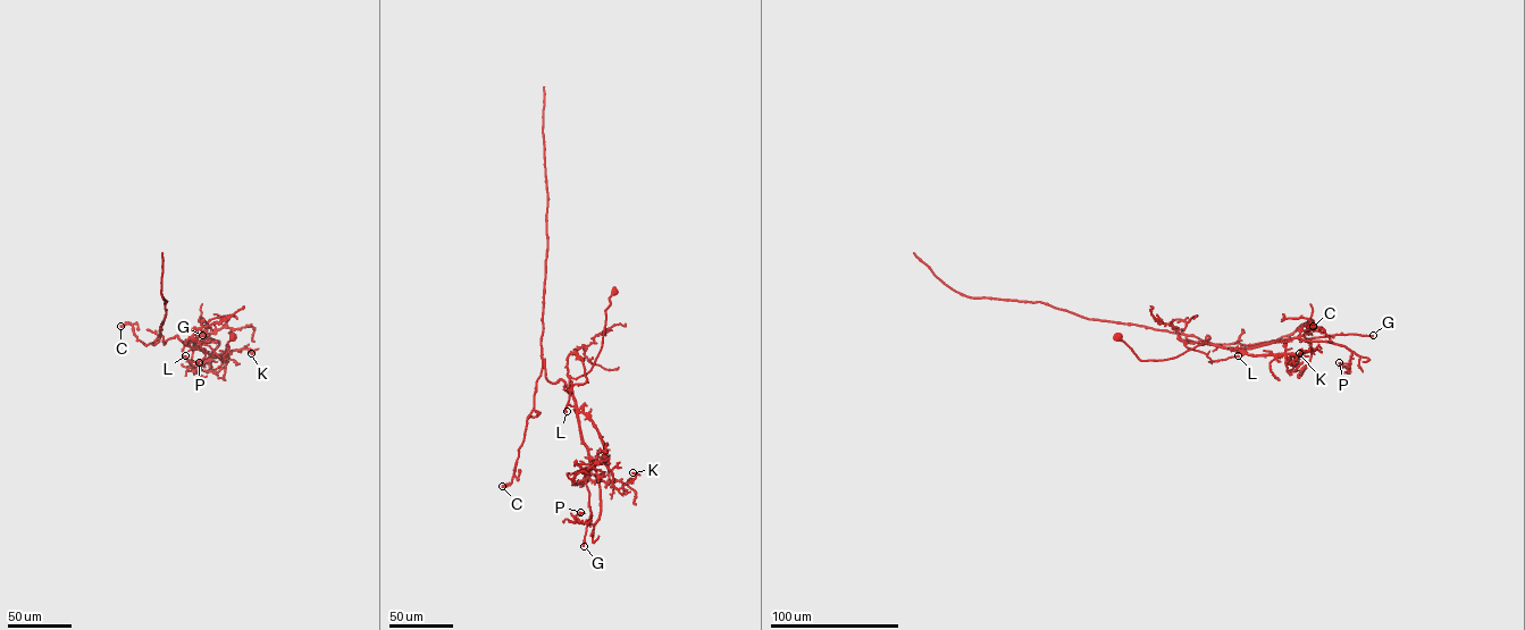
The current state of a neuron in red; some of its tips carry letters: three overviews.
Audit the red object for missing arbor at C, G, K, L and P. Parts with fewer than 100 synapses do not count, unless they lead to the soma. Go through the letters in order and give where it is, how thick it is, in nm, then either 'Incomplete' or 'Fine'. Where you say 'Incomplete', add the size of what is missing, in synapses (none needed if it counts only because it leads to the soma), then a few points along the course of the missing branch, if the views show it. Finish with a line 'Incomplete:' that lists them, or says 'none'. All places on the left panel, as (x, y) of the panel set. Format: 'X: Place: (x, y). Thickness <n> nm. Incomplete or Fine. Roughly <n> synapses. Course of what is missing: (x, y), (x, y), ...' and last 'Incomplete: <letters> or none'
C: Place: (120, 326). Thickness 650 nm. Fine
G: Place: (202, 335). Thickness 400 nm. Fine
K: Place: (251, 353). Thickness 120 nm. Fine
L: Place: (185, 355). Thickness 130 nm. Fine
P: Place: (199, 362). Thickness 400 nm. Fine
Incomplete: none

